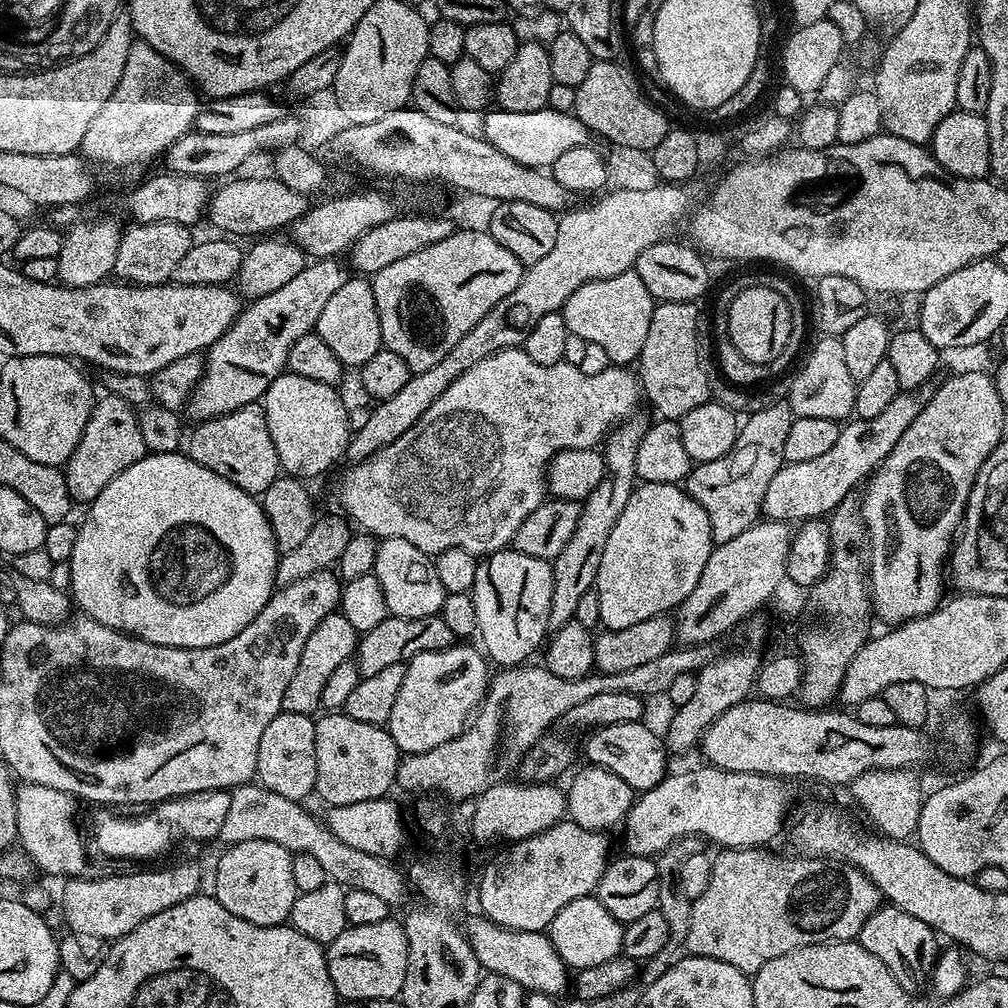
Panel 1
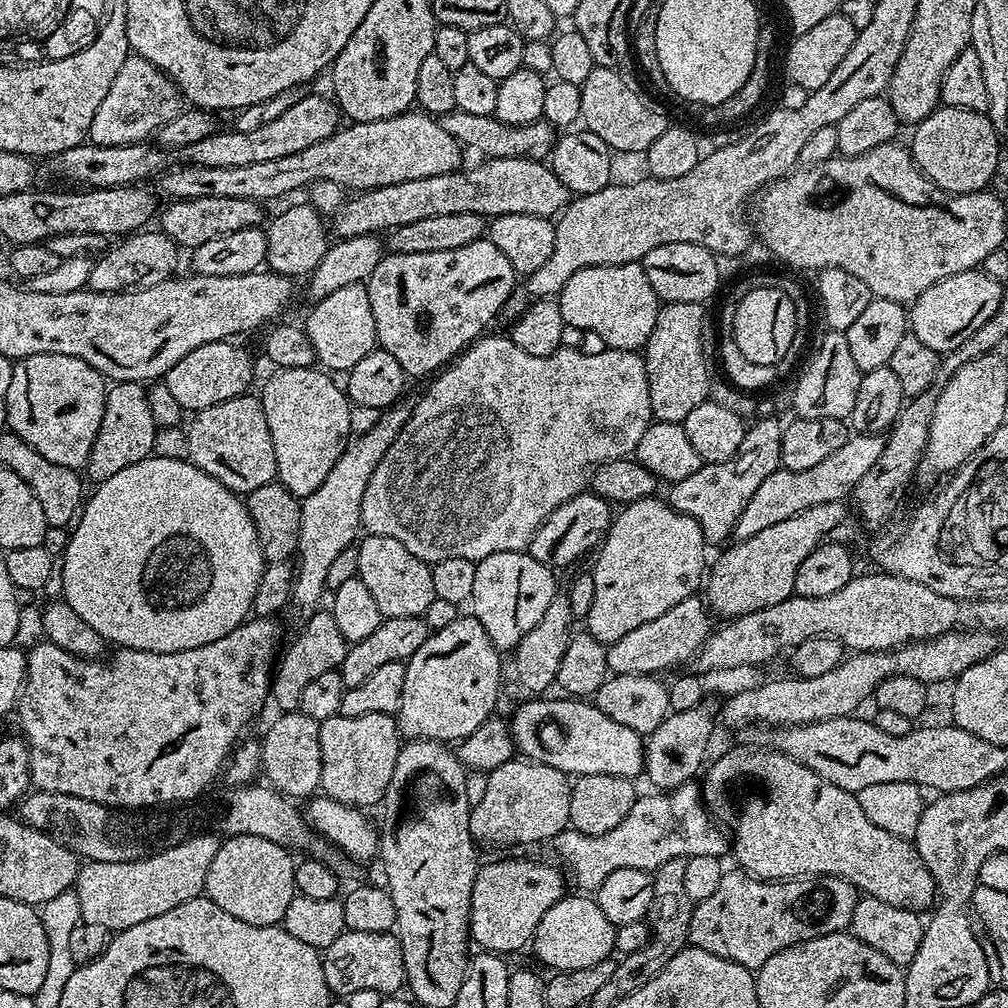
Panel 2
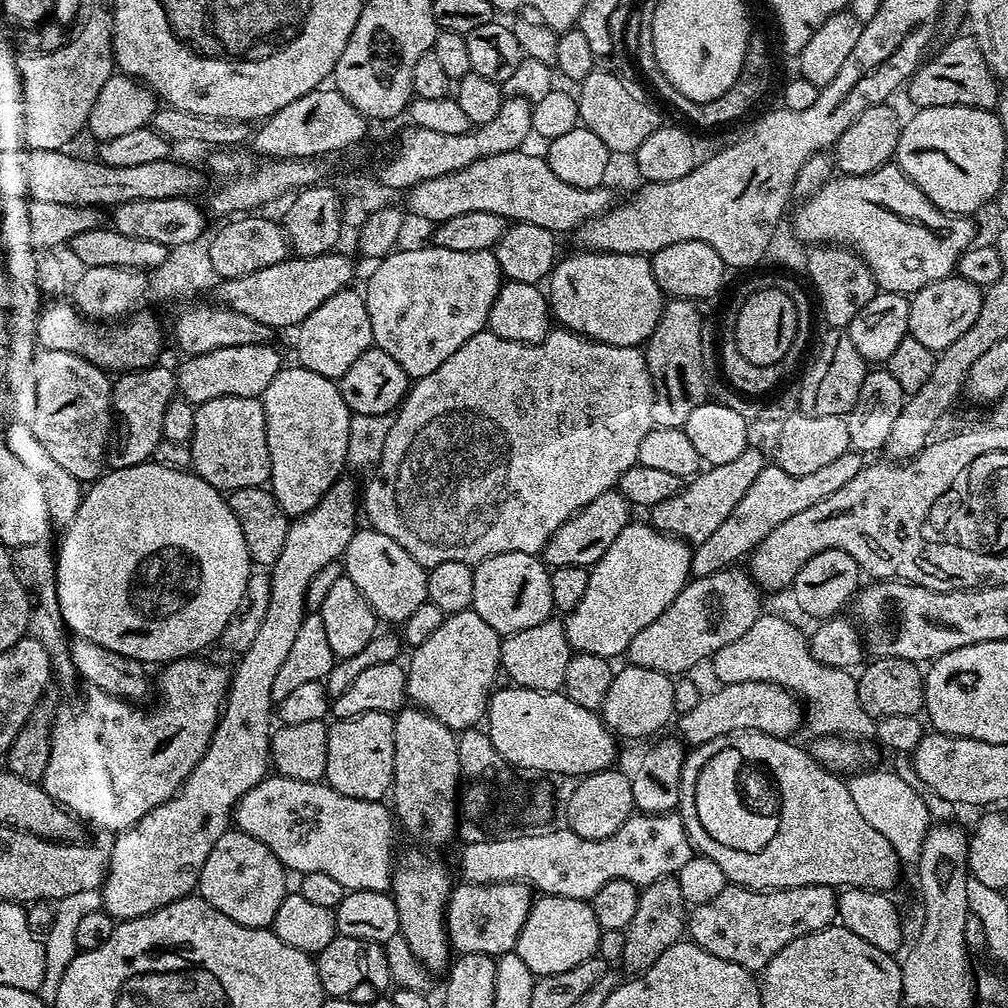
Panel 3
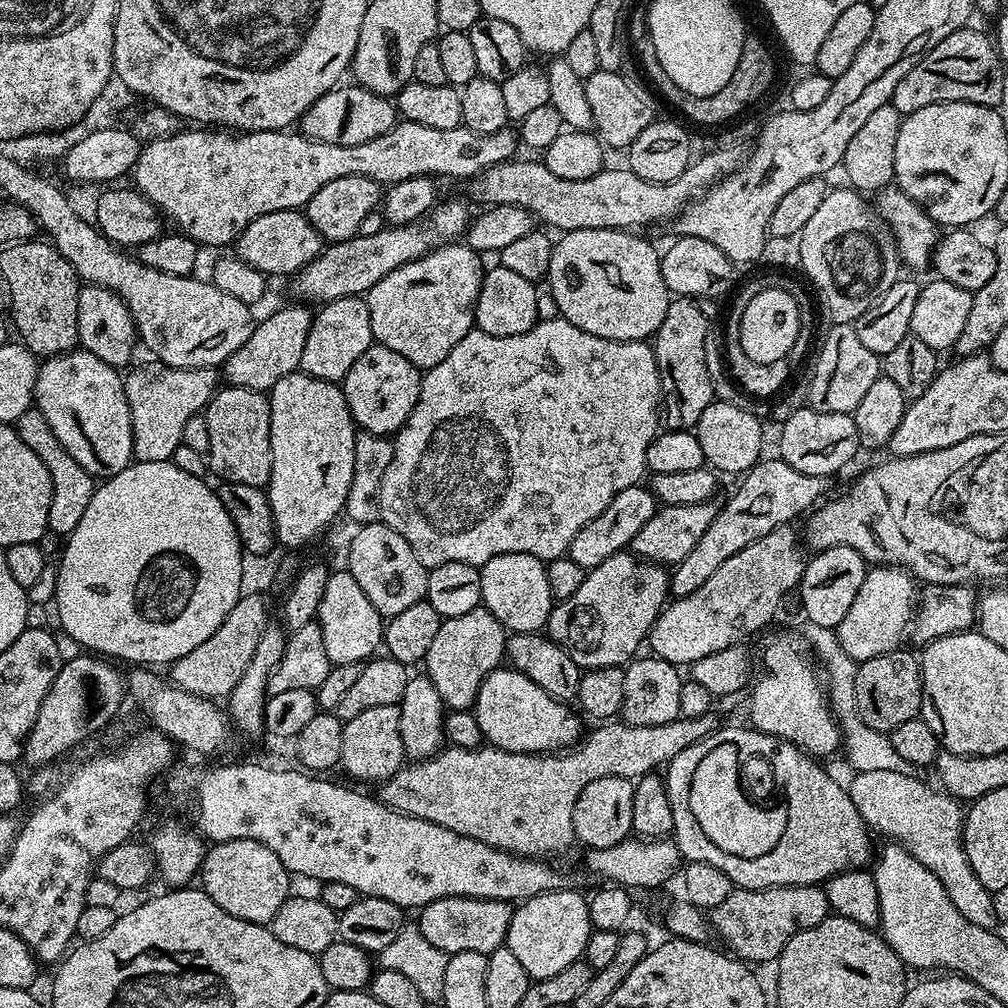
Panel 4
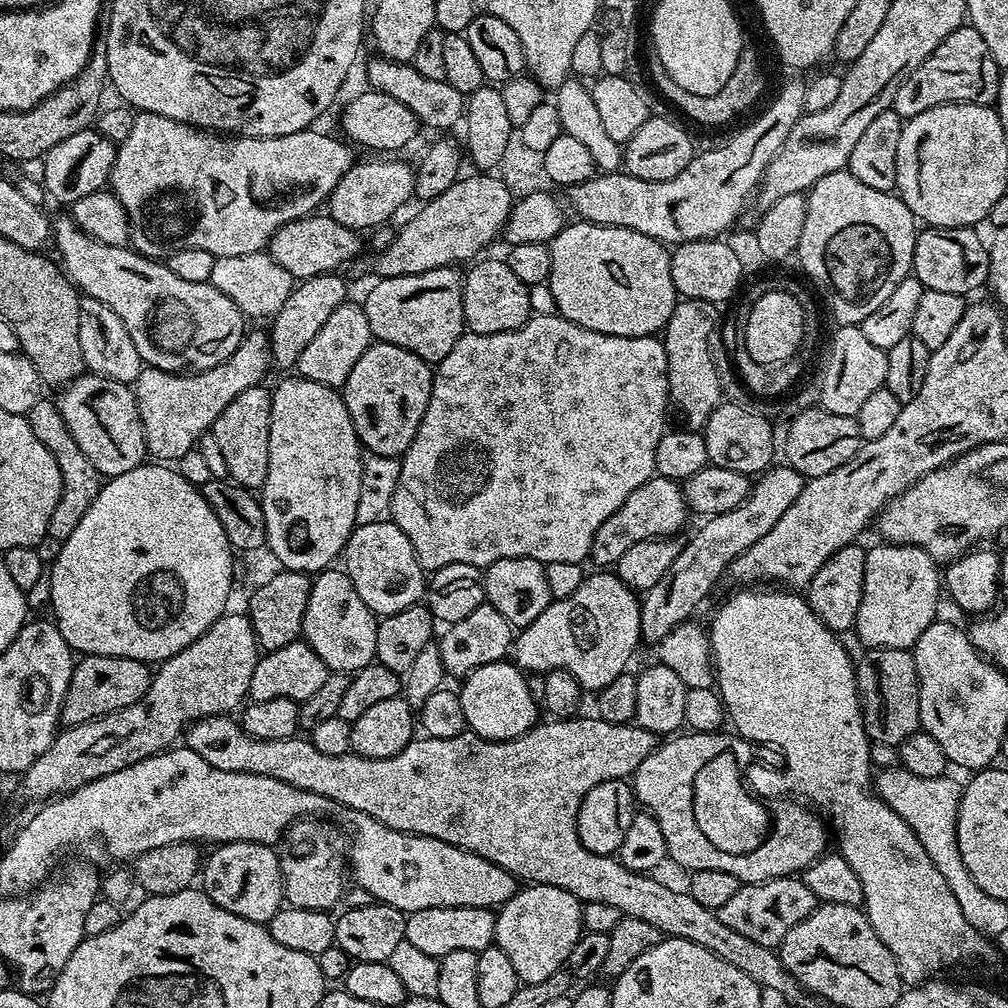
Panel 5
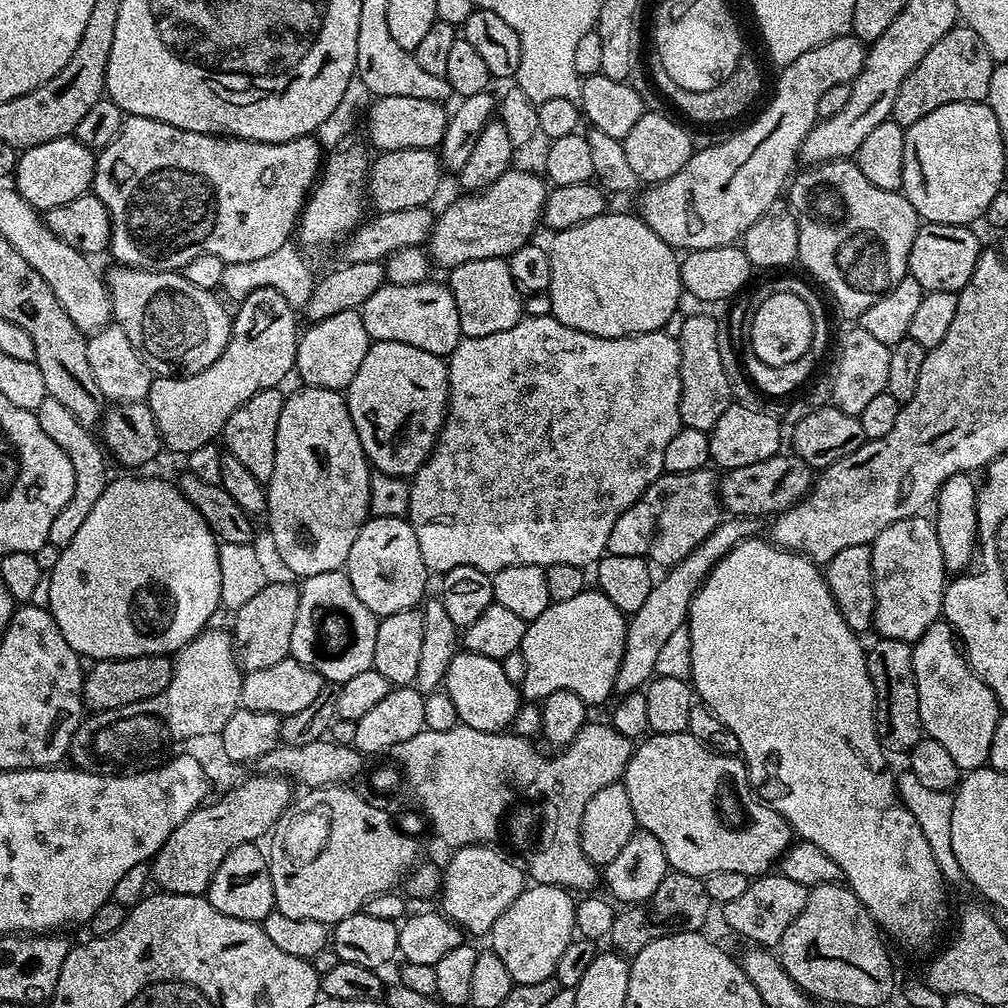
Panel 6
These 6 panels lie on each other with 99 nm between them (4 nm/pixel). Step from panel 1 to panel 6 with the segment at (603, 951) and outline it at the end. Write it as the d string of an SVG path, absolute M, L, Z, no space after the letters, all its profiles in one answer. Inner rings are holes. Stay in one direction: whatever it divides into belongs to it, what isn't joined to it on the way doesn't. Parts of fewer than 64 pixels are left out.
M533 883L525 887L523 894L500 915L498 922L494 922L490 933L492 939L490 950L498 954L506 970L510 970L513 985L542 982L555 977L558 958L562 958L566 946L570 946L570 942L576 935L576 900L573 893L569 889L556 888L552 884Z

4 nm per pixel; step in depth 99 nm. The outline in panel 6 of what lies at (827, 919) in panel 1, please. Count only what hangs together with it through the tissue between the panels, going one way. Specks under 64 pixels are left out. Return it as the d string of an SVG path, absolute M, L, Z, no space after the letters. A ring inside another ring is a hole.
M779 874L757 876L746 886L746 891L740 897L734 898L734 902L723 904L724 920L738 935L745 936L748 942L771 949L779 945L790 922L802 914L802 906L806 906L809 891L806 886Z

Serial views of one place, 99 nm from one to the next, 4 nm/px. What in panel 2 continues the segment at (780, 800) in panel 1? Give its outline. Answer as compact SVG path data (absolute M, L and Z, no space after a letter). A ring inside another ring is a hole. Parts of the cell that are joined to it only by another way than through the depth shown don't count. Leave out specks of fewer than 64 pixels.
M695 783L656 790L651 794L653 796L641 795L637 798L634 806L630 806L630 814L626 814L614 830L606 830L606 834L587 836L575 830L565 830L550 841L550 847L556 851L555 859L566 869L571 883L573 880L580 887L577 889L595 890L606 882L608 875L614 874L614 870L629 868L655 873L657 868L670 862L670 858L723 857L729 851L729 837L725 833L723 836L708 817L700 801L701 789Z

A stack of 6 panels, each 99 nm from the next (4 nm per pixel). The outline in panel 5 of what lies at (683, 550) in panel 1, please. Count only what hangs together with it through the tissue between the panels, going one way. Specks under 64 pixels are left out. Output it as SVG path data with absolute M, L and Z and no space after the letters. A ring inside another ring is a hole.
M596 570L596 573L585 575L582 586L570 594L570 598L553 600L534 618L534 622L523 625L514 640L514 663L525 673L569 672L581 689L599 693L601 688L610 686L629 667L632 655L636 652L636 643L641 643L640 635L640 600L637 593L617 578L615 571Z

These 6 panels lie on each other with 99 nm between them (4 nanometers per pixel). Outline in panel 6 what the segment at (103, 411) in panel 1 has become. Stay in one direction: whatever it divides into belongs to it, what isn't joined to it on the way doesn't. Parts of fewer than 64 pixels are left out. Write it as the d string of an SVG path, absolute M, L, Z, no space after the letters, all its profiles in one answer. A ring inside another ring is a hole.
M272 288L254 290L237 308L226 350L213 364L193 376L156 376L152 381L146 403L167 451L187 454L213 443L238 406L262 390L280 388L288 372L290 376L295 369L297 309Z

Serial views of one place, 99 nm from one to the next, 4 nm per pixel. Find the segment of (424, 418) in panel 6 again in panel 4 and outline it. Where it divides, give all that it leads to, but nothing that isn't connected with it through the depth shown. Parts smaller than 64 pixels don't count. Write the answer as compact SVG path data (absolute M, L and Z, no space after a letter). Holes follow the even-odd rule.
M373 342L350 366L350 374L342 381L344 397L357 429L384 437L395 437L410 418L420 393L421 369L415 368L402 354L394 354L386 346Z

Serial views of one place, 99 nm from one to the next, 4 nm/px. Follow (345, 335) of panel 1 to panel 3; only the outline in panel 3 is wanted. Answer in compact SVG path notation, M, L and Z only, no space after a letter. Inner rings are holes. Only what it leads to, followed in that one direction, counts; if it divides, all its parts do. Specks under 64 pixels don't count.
M351 287L343 288L338 294L326 298L318 310L306 314L306 318L298 325L296 336L296 356L299 367L314 370L314 374L322 374L326 378L339 381L341 376L354 366L357 358L362 358L368 348L373 347L370 330L370 314L366 310L366 302L359 291L352 292Z

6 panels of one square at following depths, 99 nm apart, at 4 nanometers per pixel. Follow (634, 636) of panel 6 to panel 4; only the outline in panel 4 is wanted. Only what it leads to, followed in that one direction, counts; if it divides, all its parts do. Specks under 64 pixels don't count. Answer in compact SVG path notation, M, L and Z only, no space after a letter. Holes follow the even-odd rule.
M779 458L761 459L749 472L743 473L736 493L717 511L714 522L710 522L706 534L698 538L694 550L682 558L682 562L675 565L670 572L670 592L673 597L689 596L702 582L707 582L714 575L714 570L726 562L726 558L738 554L750 542L758 542L770 530L783 524L792 524L800 515L809 513L824 497L829 481L822 476L802 474L794 470L785 460Z

